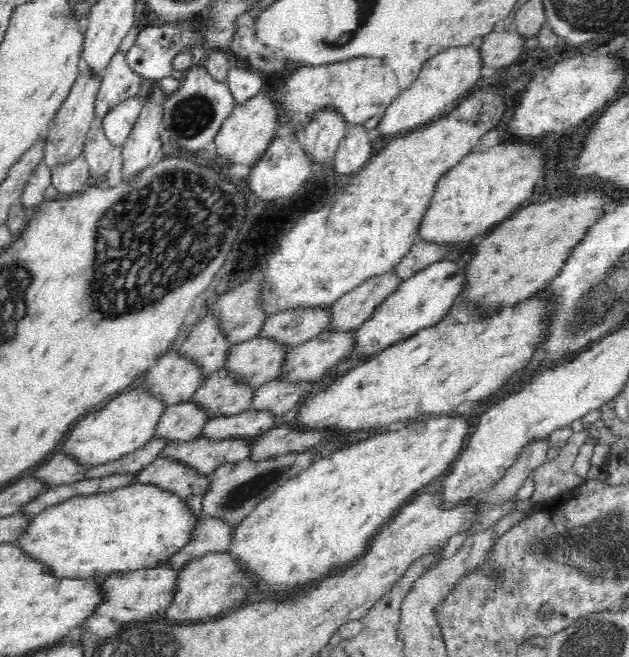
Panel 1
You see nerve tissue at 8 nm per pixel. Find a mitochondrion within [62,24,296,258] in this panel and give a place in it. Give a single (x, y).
(192, 116)

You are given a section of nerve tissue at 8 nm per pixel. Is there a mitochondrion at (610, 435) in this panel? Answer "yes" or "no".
no

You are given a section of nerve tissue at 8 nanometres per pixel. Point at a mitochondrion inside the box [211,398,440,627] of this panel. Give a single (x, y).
(254, 487)

